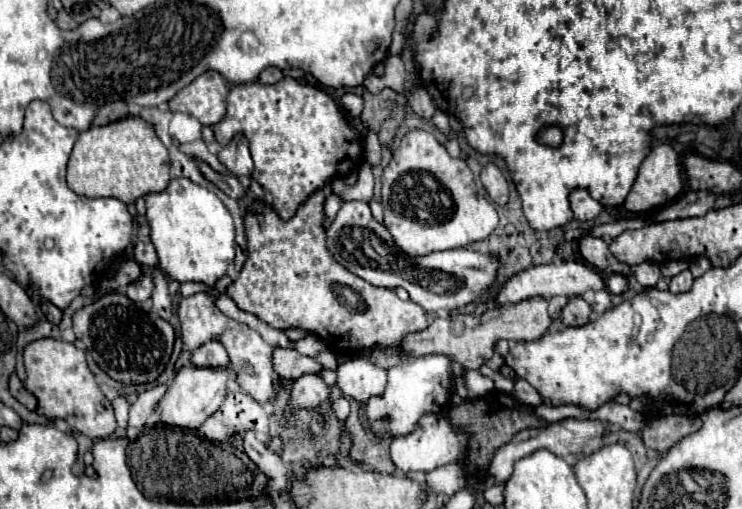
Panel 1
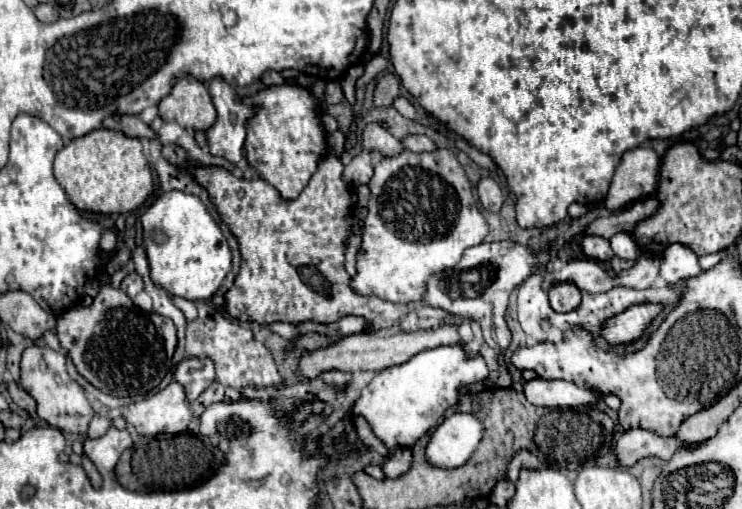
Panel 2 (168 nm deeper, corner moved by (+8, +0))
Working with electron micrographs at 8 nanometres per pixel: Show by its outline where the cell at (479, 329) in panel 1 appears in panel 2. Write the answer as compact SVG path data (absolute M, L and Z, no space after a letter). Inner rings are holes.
M444 325L444 327L438 327L436 331L426 329L426 331L416 331L416 333L383 329L376 333L366 333L366 335L352 335L352 337L344 337L342 341L326 347L326 349L304 353L300 357L300 375L306 379L314 379L322 371L328 371L328 369L338 369L338 371L346 371L346 373L356 373L356 371L366 371L366 369L380 371L390 365L406 363L410 357L414 357L420 351L434 349L440 345L456 345L458 341L460 341L458 329L454 325Z

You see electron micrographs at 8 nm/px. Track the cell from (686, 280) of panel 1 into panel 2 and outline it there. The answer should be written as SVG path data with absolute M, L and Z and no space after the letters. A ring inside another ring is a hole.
M672 243L670 247L666 247L660 263L660 275L672 285L676 281L696 277L700 273L698 255L690 251L690 247L682 247L682 243Z

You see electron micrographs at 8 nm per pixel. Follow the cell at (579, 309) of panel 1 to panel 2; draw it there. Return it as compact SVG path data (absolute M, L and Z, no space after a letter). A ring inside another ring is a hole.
M554 283L548 289L550 305L554 311L572 311L580 305L580 289L574 283Z

